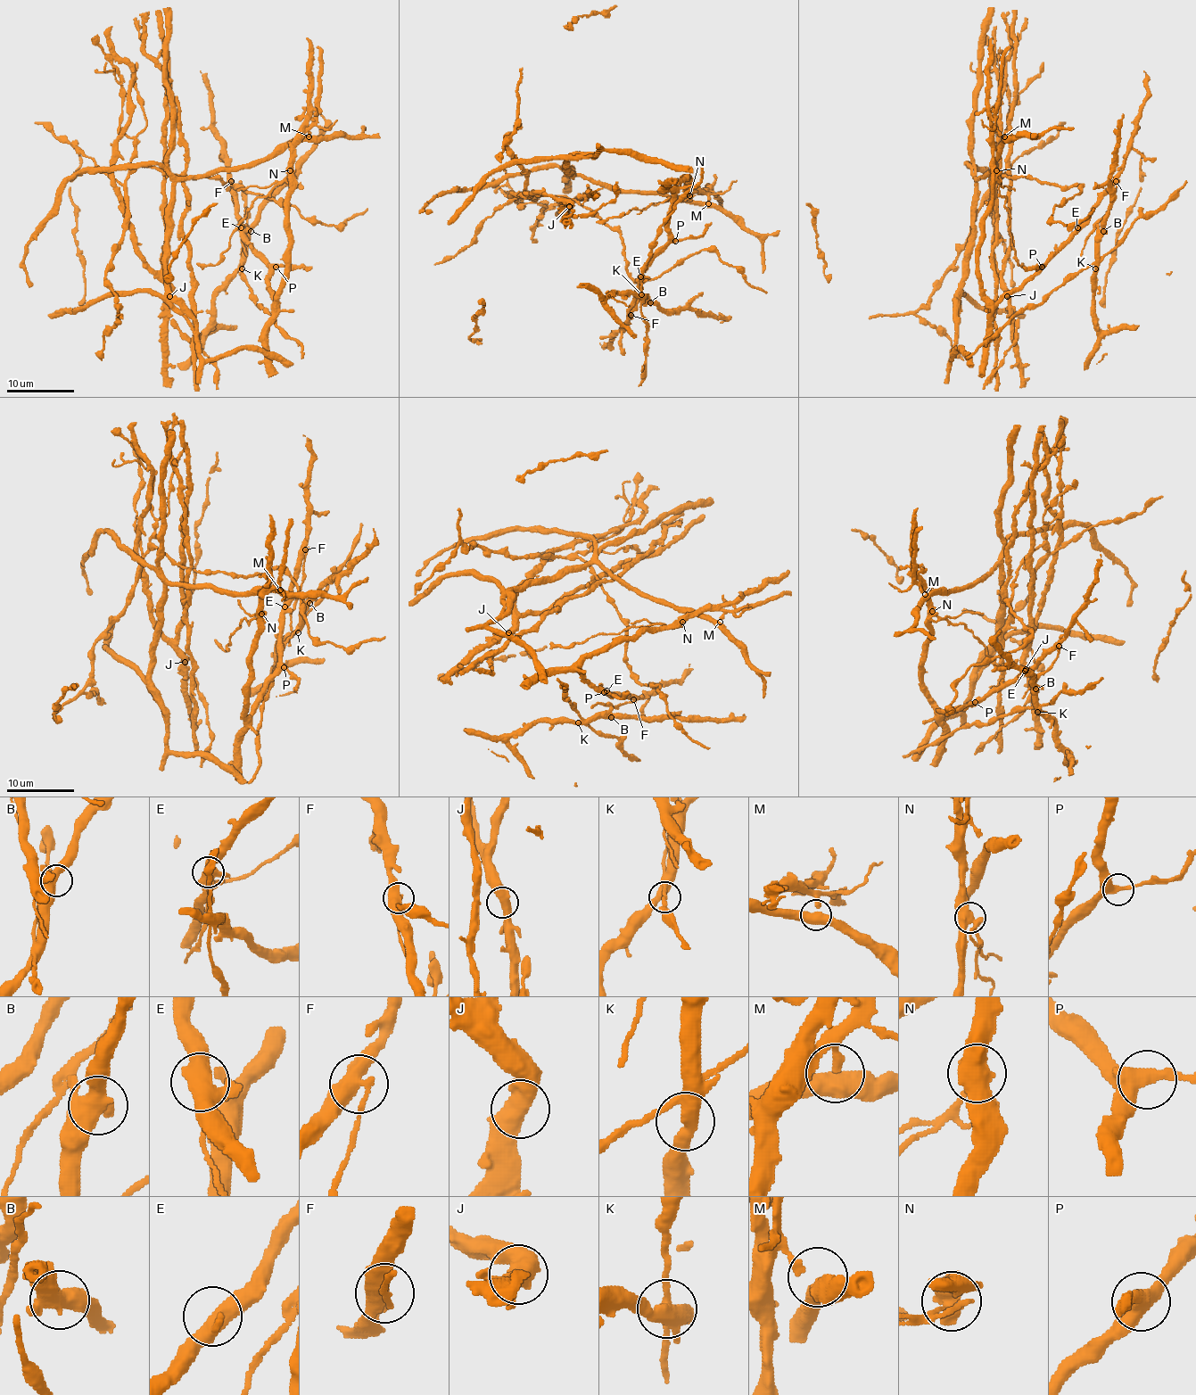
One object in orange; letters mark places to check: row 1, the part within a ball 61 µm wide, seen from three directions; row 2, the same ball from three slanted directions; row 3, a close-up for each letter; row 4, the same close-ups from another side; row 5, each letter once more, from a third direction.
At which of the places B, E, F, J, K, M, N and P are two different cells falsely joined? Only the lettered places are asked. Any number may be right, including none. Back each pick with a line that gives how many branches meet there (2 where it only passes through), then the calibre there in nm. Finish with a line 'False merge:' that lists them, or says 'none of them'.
F: branches 3; calibre 440 nm
N: branches 3; calibre 500 nm
False merge: F, N

